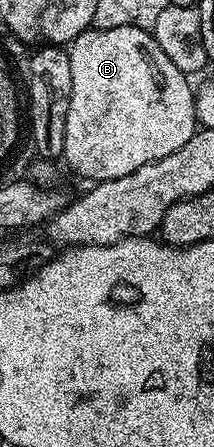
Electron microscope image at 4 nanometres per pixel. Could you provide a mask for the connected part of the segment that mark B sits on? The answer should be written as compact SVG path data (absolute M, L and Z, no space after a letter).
M122 26L121 28L109 28L108 30L88 28L83 33L78 34L75 41L70 43L69 53L71 67L73 68L73 92L69 100L71 116L65 120L65 144L63 145L61 158L62 161L65 160L71 165L73 173L80 174L83 178L91 178L92 183L117 180L121 176L129 176L129 172L137 172L137 168L141 168L153 160L161 160L161 156L169 156L169 152L177 152L177 148L181 148L181 144L188 142L195 134L197 129L194 112L195 90L192 84L190 86L187 83L190 82L188 75L182 74L177 68L177 64L173 64L173 60L169 60L169 56L165 56L165 52L161 52L154 33L136 26Z

